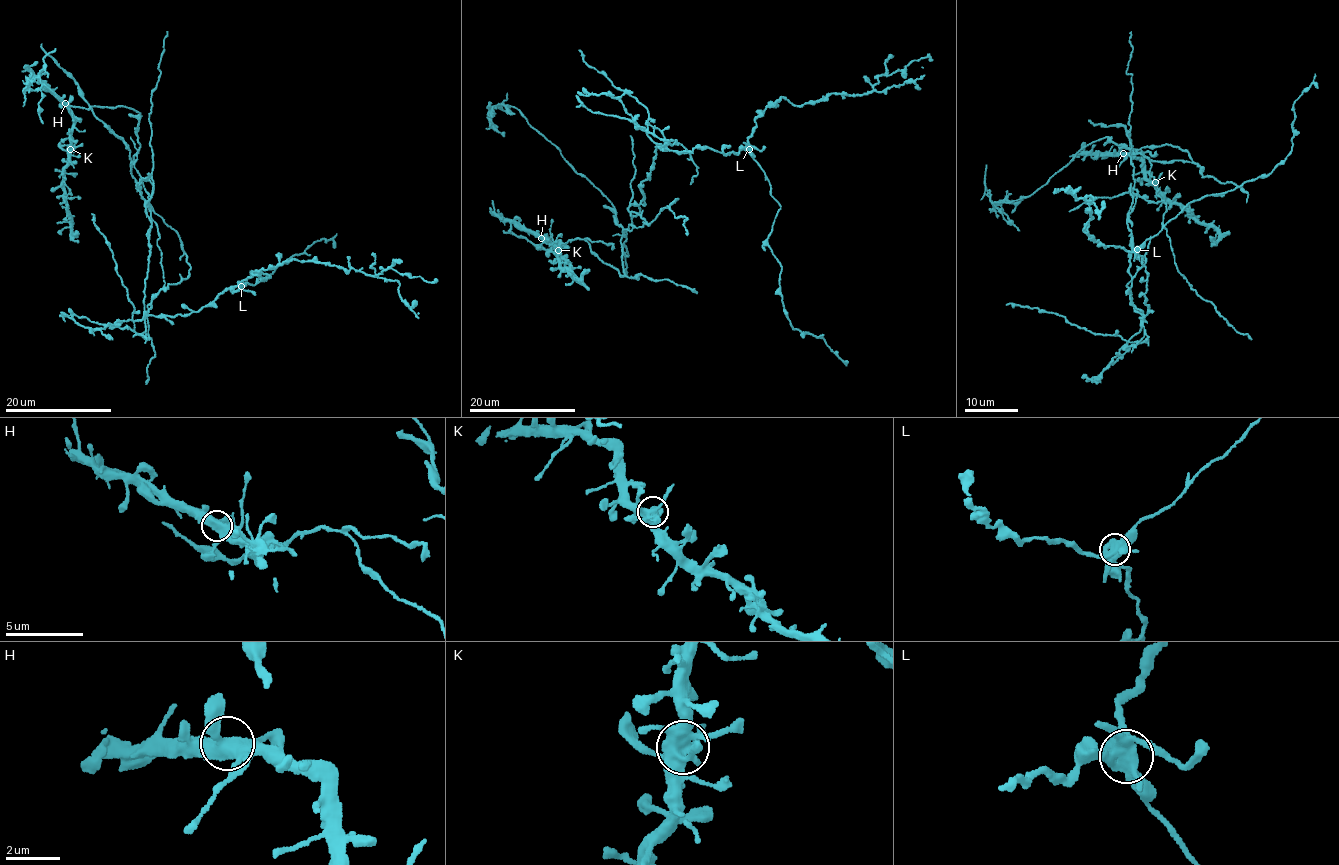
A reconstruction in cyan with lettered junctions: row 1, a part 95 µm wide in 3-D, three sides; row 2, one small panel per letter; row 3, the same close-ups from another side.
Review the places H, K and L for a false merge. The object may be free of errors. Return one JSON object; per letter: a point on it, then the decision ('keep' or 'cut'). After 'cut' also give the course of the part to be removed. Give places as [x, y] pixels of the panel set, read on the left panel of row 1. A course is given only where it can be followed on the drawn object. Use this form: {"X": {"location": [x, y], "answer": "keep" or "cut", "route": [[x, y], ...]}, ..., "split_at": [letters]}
{"H": {"location": [65, 103], "answer": "keep"}, "K": {"location": [70, 149], "answer": "keep"}, "L": {"location": [241, 286], "answer": "cut", "route": [[240, 286], [185, 315], [148, 315], [140, 113], [71, 106], [38, 78], [23, 106]]}, "split_at": ["L"]}

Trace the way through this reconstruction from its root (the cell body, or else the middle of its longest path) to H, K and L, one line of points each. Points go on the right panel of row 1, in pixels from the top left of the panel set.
H: (1129, 230), (1133, 188), (1162, 200), (1149, 161), (1191, 158), (1170, 144), (1134, 149), (1127, 136), (1123, 153)
K: (1129, 230), (1133, 188), (1162, 200), (1149, 161), (1191, 158), (1127, 136), (1122, 152), (1155, 182)
L: (1129, 230), (1132, 304), (1143, 316), (1149, 306), (1145, 303), (1144, 296), (1148, 273), (1137, 250)

